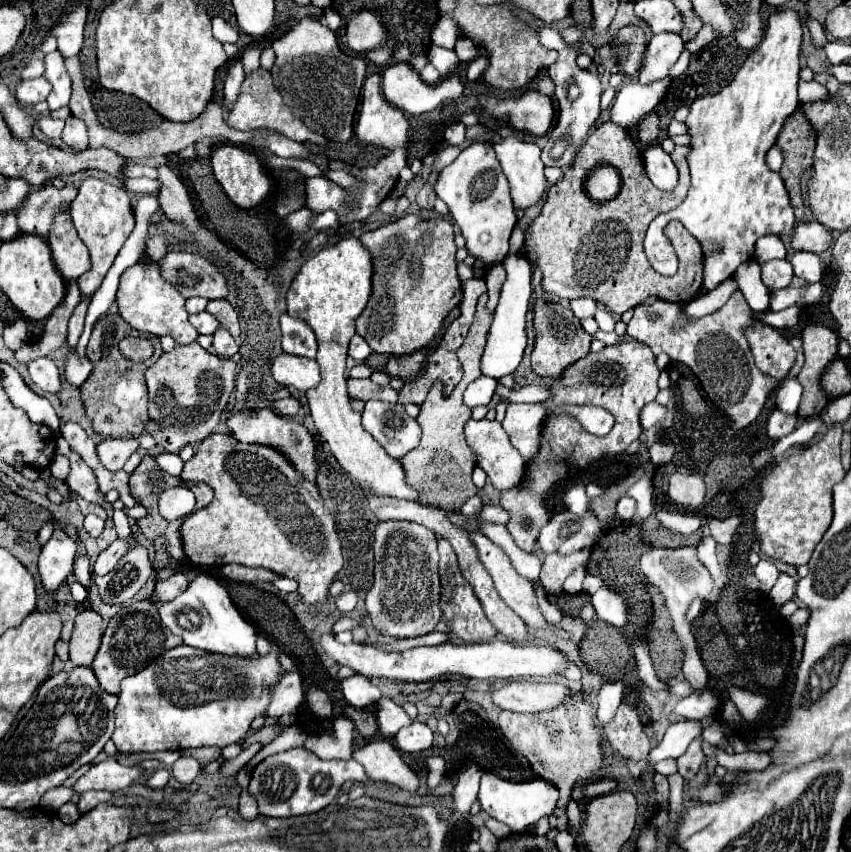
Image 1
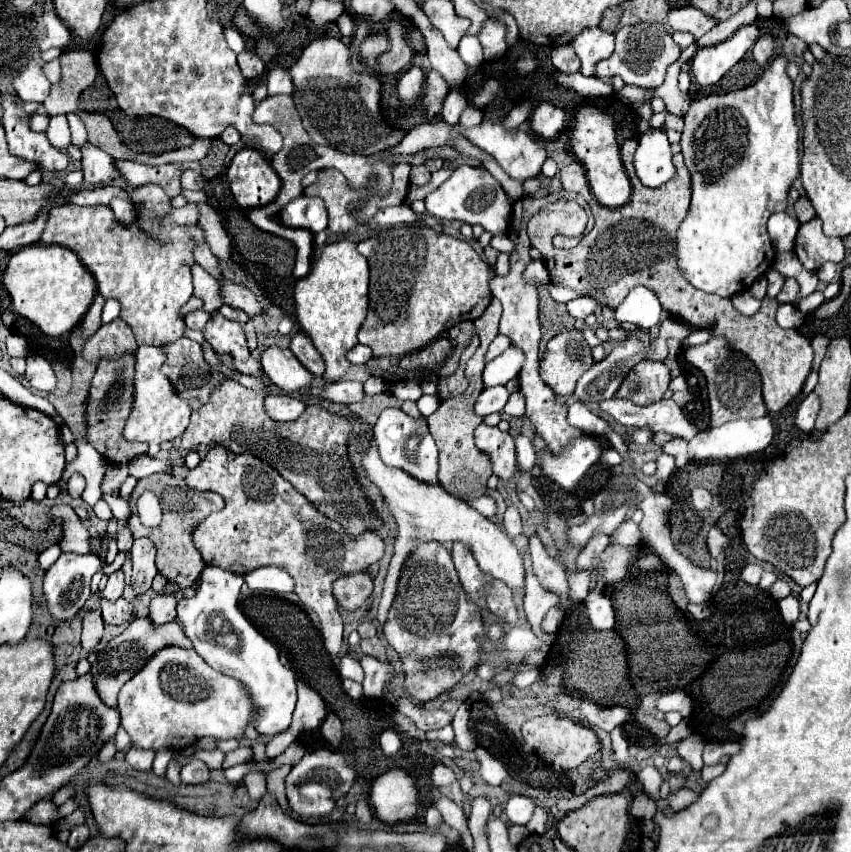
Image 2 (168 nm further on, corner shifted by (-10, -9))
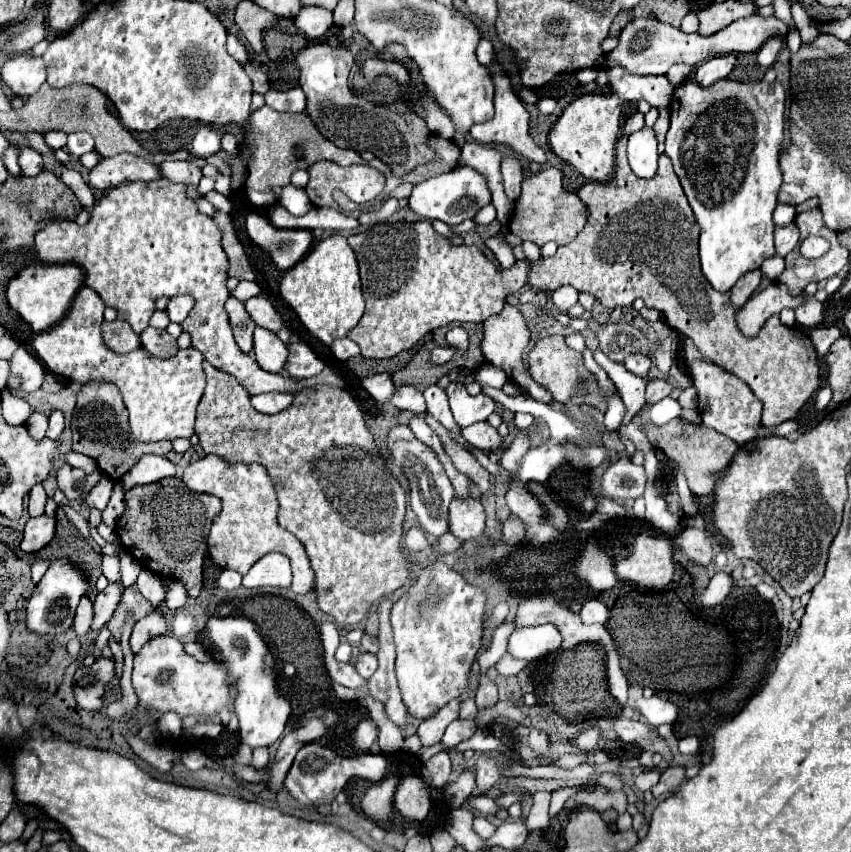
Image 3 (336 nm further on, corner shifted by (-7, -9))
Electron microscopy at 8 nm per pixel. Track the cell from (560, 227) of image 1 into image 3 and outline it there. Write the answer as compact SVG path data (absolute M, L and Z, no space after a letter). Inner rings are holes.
M626 136L618 140L618 160L614 166L614 174L610 180L604 184L588 182L580 188L580 198L588 204L590 208L590 220L578 232L578 236L568 242L566 246L560 246L558 252L550 258L540 258L536 262L529 260L522 253L522 257L515 257L517 260L523 260L528 264L528 284L538 288L538 290L554 290L564 284L574 286L578 292L588 292L598 298L598 302L606 308L616 308L616 306L630 306L636 298L644 298L646 306L656 308L666 316L668 326L674 330L682 332L684 336L692 338L696 348L704 354L704 358L710 358L724 370L736 374L740 380L744 380L756 398L764 404L762 412L762 424L766 428L774 428L790 418L796 418L800 408L812 398L812 394L820 388L822 376L820 376L820 366L818 366L818 356L812 346L812 340L808 338L806 332L798 328L788 328L782 326L778 316L772 316L760 330L756 338L746 338L742 332L736 328L736 318L734 308L728 302L728 294L716 292L708 280L704 280L702 268L700 268L700 258L698 258L698 236L700 236L700 226L696 224L696 218L692 214L692 208L684 196L684 190L672 170L670 160L666 156L658 158L658 172L652 180L638 178L626 158ZM652 204L650 212L644 212L644 218L638 218L640 206Z

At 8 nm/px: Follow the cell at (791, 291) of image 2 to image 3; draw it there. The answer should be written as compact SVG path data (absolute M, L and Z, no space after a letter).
M772 282L736 312L736 324L744 336L756 336L770 316L780 314L784 308L800 306L800 302L800 296L790 296L784 284Z

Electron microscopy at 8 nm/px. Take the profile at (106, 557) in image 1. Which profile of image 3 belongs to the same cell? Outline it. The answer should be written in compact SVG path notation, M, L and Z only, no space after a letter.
M108 584L102 592L98 592L94 600L94 620L92 620L92 630L100 630L114 614L118 602L120 602L122 588L118 584Z

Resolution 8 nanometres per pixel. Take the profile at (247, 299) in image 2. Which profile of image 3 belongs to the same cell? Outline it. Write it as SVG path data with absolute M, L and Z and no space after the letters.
M256 296L256 298L250 298L244 302L248 314L252 316L252 320L262 326L262 328L268 328L270 332L278 332L284 322L280 318L280 314L274 310L274 306L270 304L270 300L266 296Z

